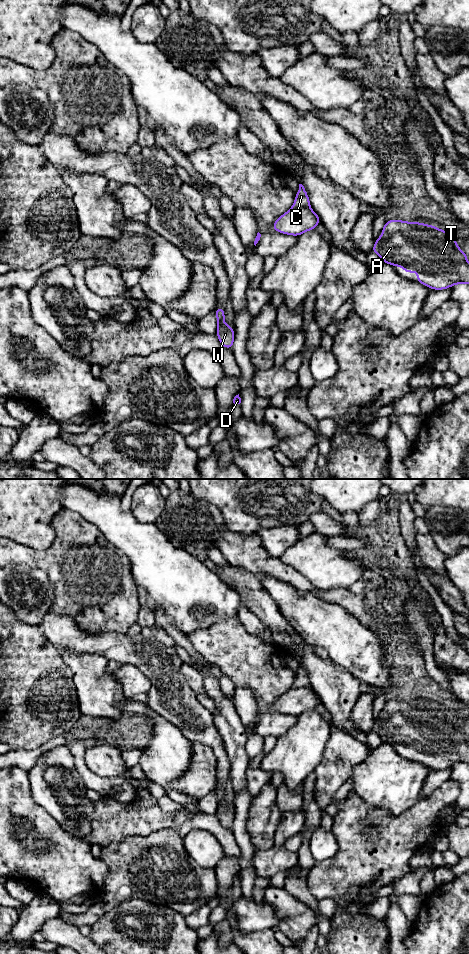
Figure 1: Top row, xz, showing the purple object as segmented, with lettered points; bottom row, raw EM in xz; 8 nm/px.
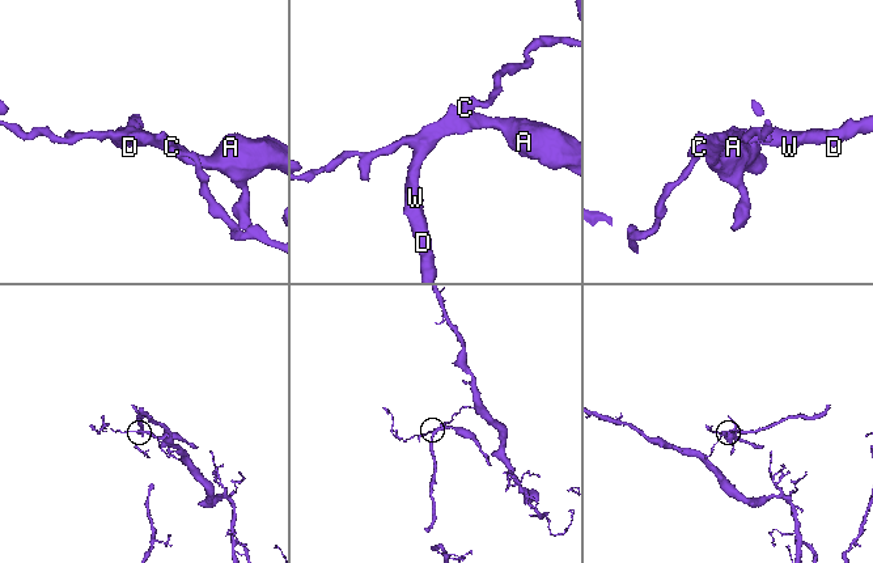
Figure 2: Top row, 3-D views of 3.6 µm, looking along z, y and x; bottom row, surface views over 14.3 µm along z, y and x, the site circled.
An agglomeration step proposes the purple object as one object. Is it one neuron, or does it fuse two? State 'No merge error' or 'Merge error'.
Merge error

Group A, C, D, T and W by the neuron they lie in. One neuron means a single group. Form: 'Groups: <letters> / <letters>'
Groups: A D T W / C

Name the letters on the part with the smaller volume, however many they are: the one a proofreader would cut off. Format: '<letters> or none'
A, D, T, W

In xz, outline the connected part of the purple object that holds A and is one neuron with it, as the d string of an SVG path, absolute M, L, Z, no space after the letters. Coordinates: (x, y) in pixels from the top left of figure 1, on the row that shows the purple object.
M398 219L386 221L371 251L378 254L382 262L399 266L407 274L416 270L416 281L430 289L443 290L455 284L469 284L468 255L457 246L454 235L433 225Z

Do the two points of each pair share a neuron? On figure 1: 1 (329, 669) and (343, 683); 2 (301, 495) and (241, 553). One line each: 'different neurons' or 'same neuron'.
1: same neuron
2: different neurons

